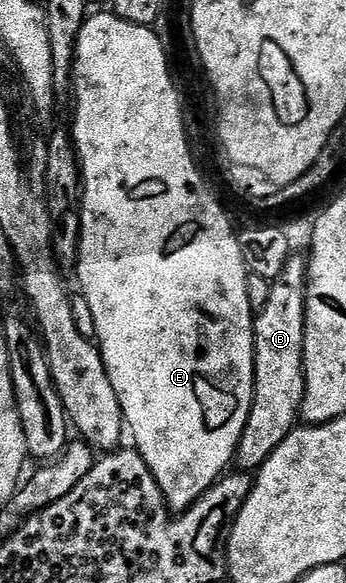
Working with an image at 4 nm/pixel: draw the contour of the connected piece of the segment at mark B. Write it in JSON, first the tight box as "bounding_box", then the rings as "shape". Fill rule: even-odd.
{"bounding_box":[236,255,308,470],"shape":[[[291,255],[284,270],[270,285],[268,306],[257,313],[254,322],[254,401],[244,426],[244,434],[238,443],[236,464],[242,470],[257,470],[267,458],[290,437],[300,420],[302,399],[306,393],[304,370],[304,338],[306,337],[306,286],[308,283],[308,260],[305,255]]]}

